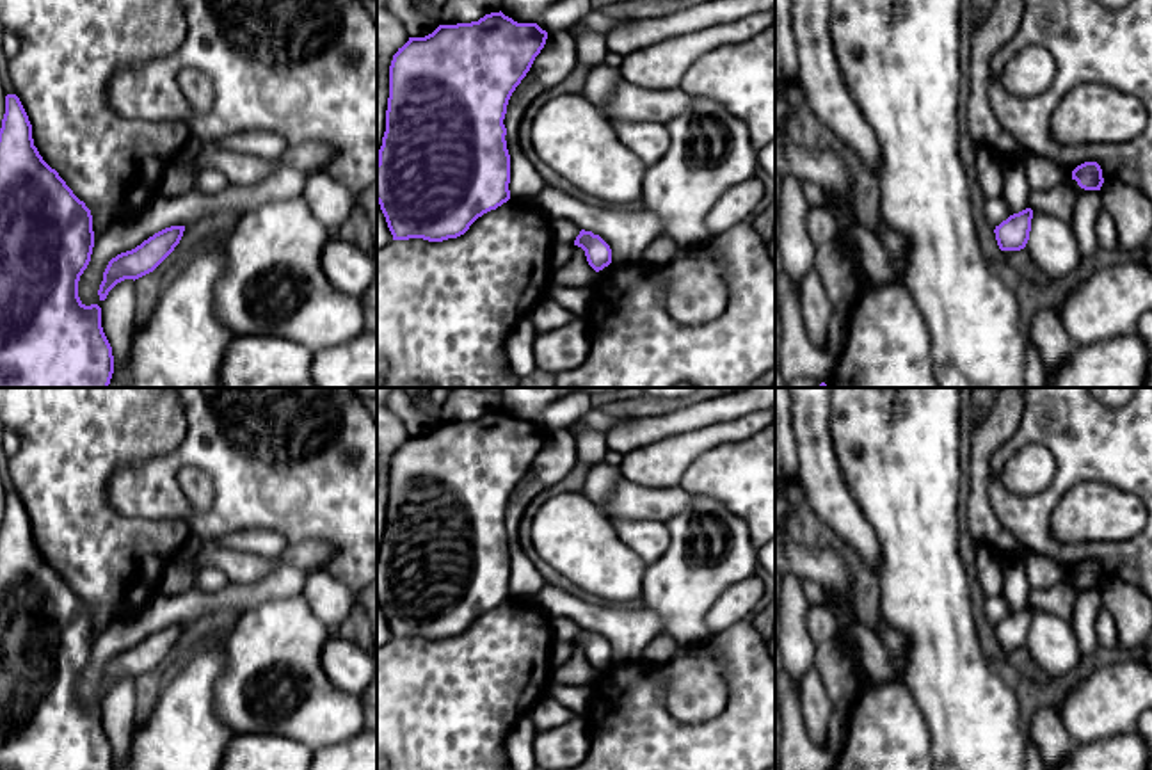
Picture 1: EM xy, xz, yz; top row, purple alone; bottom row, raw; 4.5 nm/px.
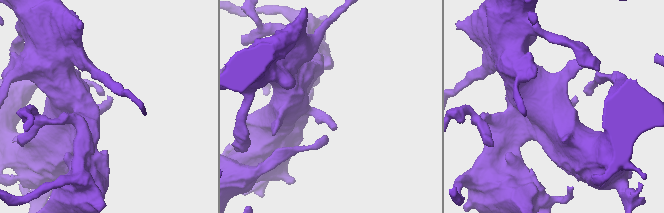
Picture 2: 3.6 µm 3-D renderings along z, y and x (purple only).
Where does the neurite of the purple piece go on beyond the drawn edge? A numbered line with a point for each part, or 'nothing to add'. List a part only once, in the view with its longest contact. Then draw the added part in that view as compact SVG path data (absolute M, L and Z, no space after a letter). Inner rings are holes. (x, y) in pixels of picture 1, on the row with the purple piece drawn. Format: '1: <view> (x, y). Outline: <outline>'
nothing to add

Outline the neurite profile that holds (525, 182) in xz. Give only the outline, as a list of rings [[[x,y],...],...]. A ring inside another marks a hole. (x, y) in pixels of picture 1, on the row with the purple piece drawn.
[[[517,140],[508,146],[510,155],[510,197],[524,199],[542,192],[548,185],[535,171],[533,164]]]

